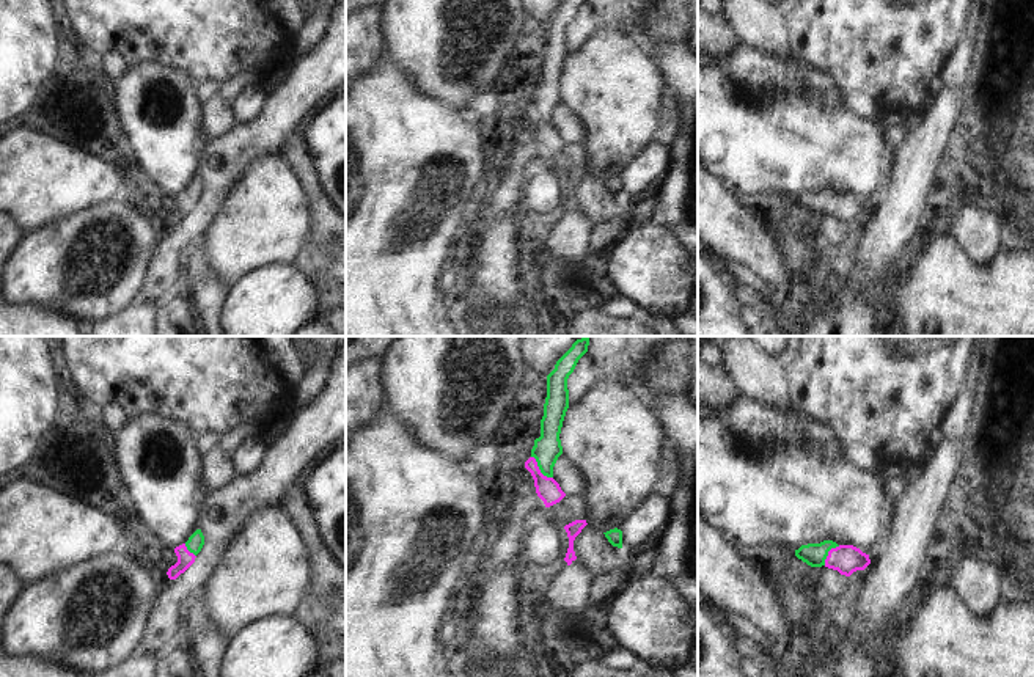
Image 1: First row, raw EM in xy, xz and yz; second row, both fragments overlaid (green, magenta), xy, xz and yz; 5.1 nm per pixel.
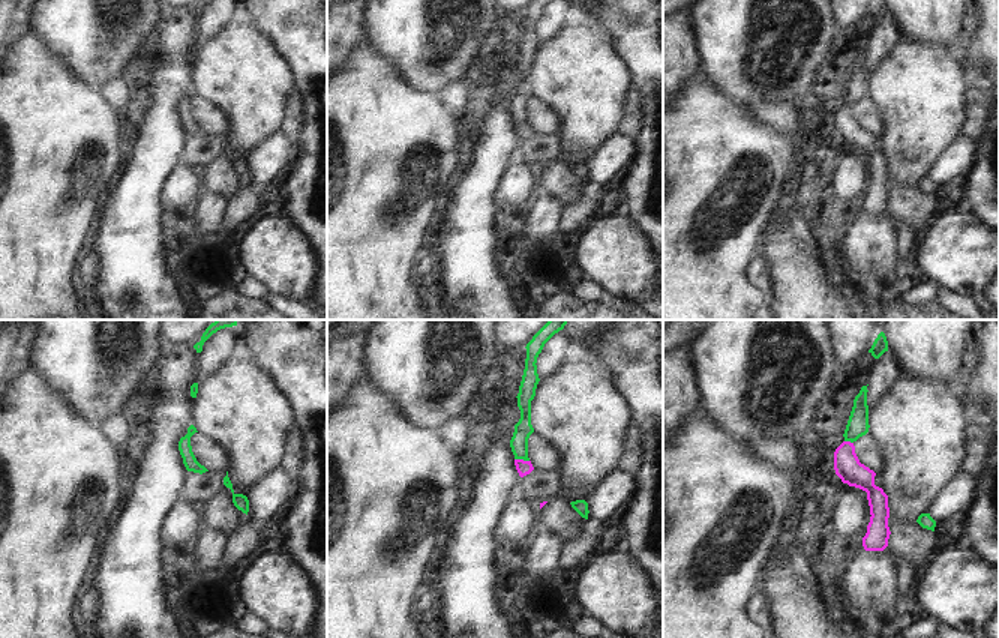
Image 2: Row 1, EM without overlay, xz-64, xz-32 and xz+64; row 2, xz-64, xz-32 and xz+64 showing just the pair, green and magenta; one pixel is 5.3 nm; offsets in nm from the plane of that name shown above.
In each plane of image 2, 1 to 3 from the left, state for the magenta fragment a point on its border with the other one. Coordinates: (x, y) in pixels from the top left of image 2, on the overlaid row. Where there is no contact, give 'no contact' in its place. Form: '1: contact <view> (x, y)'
1: no contact
2: contact xz-32 (522, 458)
3: contact xz+64 (849, 440)

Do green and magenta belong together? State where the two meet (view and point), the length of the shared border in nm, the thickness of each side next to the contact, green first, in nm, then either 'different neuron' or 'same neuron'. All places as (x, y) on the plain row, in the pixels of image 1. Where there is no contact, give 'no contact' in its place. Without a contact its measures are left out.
xz (539, 117) | 160 nm | 150/120 nm | different neuron

